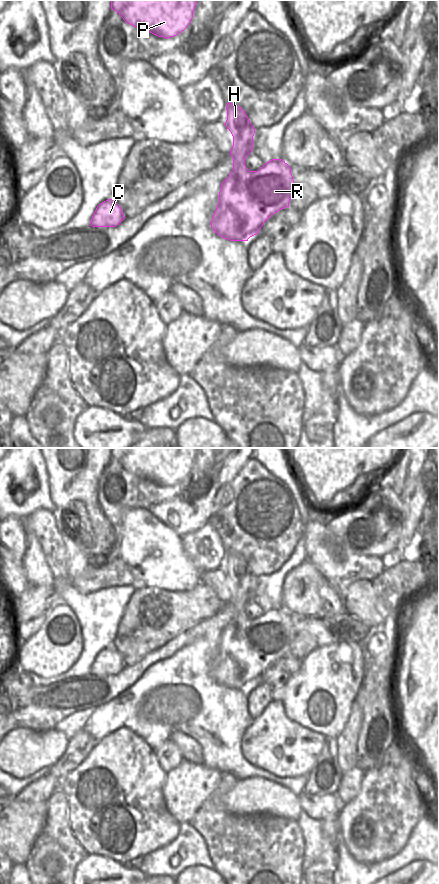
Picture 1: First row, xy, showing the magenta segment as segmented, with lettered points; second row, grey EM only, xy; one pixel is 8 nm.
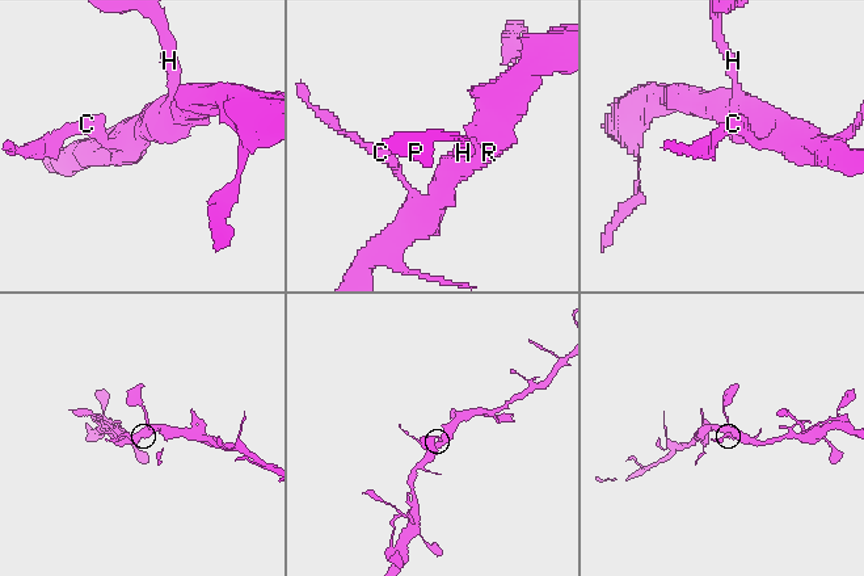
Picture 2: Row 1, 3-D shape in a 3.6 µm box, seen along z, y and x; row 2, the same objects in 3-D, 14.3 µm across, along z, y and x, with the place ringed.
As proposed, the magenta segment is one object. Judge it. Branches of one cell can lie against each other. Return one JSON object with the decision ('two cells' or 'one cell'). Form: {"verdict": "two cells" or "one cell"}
{"verdict": "one cell"}

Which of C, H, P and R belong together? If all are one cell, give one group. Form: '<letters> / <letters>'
C H P R

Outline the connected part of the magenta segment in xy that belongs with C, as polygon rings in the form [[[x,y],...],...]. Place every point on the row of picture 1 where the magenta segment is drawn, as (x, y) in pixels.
[[[108,199],[100,203],[90,222],[92,227],[116,227],[119,225],[125,216],[121,207],[112,199]]]

